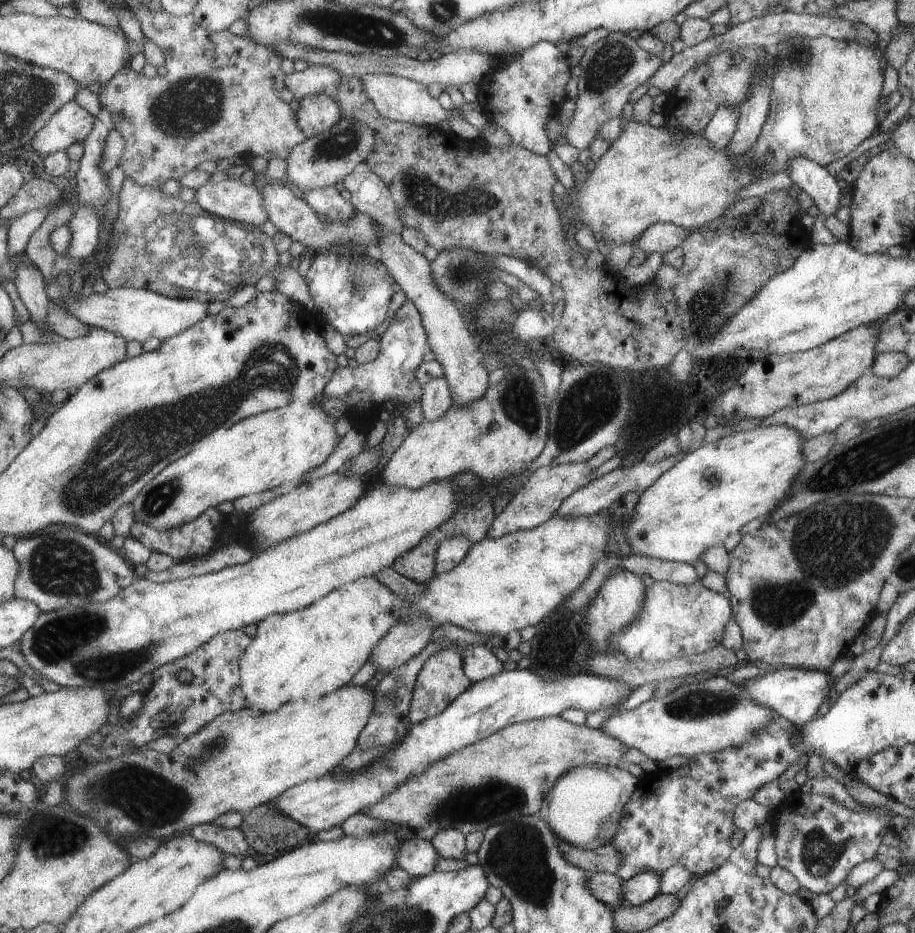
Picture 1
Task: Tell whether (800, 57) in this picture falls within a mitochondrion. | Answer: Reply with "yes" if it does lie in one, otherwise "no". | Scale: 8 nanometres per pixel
yes

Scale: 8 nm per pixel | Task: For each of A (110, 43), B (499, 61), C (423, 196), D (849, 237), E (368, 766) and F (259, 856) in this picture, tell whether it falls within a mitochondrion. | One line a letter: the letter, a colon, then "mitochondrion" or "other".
A: other
B: other
C: mitochondrion
D: other
E: other
F: other

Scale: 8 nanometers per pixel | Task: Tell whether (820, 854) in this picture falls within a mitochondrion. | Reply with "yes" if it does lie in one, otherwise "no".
yes

